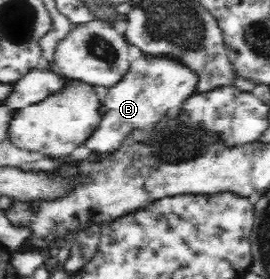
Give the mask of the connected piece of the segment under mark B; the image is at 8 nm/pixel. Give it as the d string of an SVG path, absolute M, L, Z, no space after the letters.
M142 55L133 60L129 72L105 95L104 112L99 125L83 141L83 147L96 156L110 155L133 138L133 133L156 123L160 116L174 113L187 96L194 94L197 76L183 64L168 57Z

